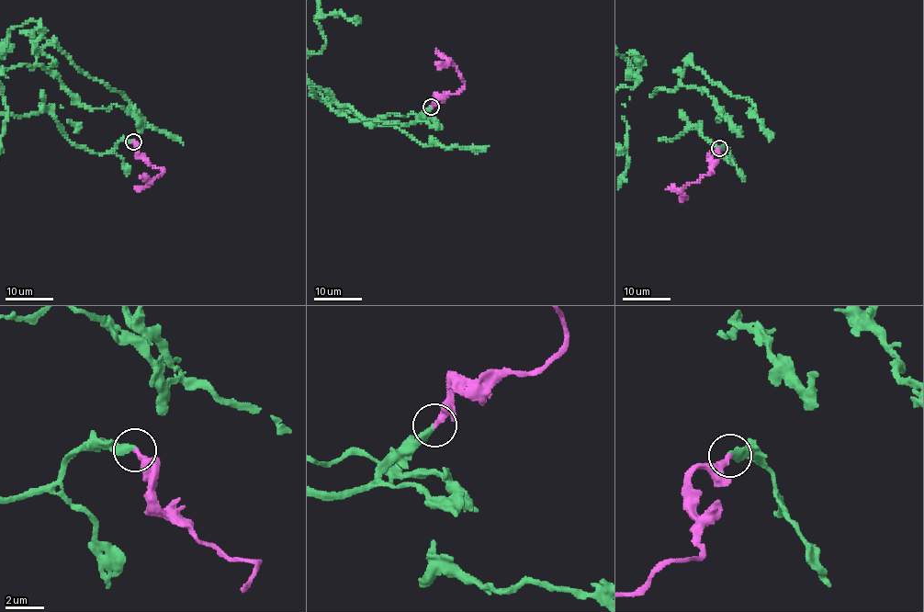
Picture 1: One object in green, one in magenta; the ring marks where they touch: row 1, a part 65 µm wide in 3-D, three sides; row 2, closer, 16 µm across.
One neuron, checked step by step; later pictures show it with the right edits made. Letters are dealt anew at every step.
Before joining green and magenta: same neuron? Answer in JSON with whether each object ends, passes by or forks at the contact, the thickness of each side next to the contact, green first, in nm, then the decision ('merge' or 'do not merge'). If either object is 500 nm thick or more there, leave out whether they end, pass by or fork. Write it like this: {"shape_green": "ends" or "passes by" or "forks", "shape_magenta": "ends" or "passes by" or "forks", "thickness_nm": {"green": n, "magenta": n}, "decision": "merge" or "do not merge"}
{"shape_green": "ends", "shape_magenta": "ends", "thickness_nm": {"green": 360, "magenta": 320}, "decision": "merge"}

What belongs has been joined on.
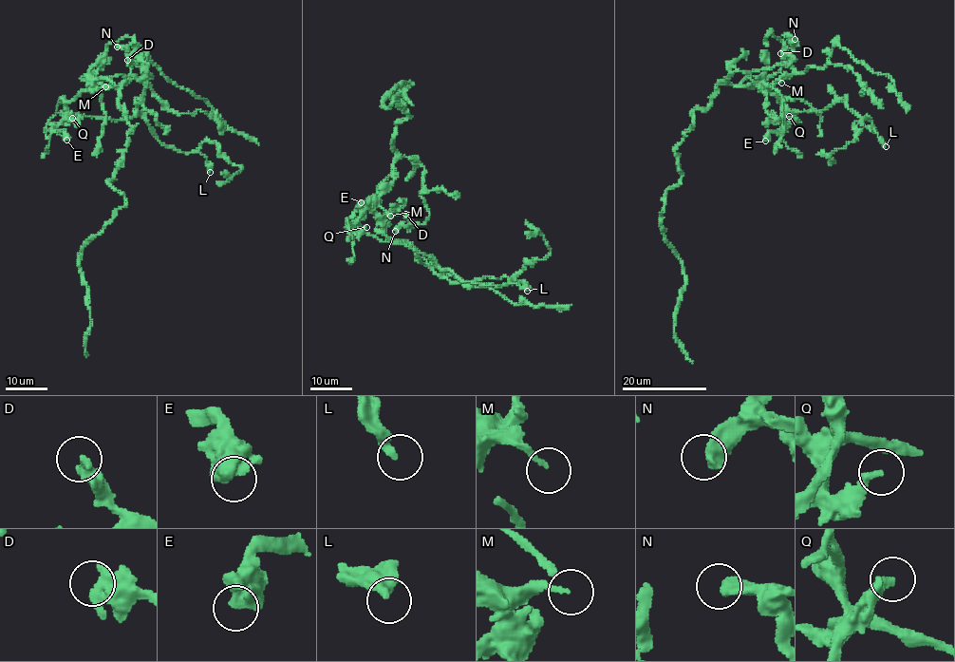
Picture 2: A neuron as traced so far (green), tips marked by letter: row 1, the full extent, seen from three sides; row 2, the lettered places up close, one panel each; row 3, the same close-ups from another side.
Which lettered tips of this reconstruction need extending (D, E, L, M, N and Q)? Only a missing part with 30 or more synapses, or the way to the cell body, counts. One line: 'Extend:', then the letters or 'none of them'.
Extend: N

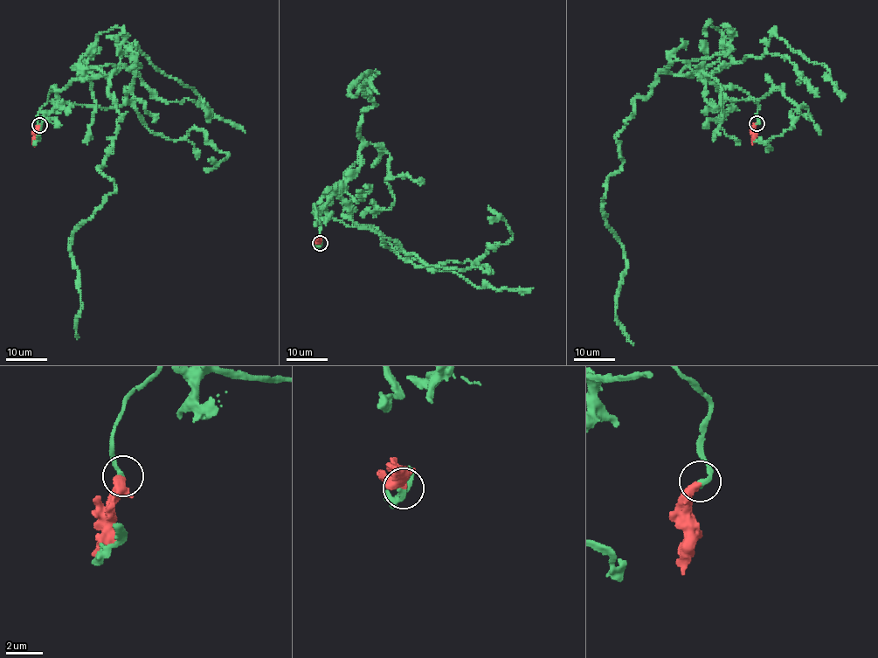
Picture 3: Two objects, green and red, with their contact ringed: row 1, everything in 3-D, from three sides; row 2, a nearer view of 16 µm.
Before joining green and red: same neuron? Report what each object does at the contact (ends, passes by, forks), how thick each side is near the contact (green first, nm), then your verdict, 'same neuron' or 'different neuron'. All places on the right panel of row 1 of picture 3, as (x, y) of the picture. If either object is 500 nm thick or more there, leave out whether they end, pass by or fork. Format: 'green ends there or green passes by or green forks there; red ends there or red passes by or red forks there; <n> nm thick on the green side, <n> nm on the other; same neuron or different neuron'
green ends there; red ends there; 340 nm thick on the green side, 480 nm on the other; same neuron

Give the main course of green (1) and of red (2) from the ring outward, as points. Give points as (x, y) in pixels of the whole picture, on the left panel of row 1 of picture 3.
1: (39, 126), (53, 87), (112, 72), (107, 91), (122, 116), (98, 168), (114, 190), (70, 241), (76, 338)
2: (39, 126), (34, 146)

